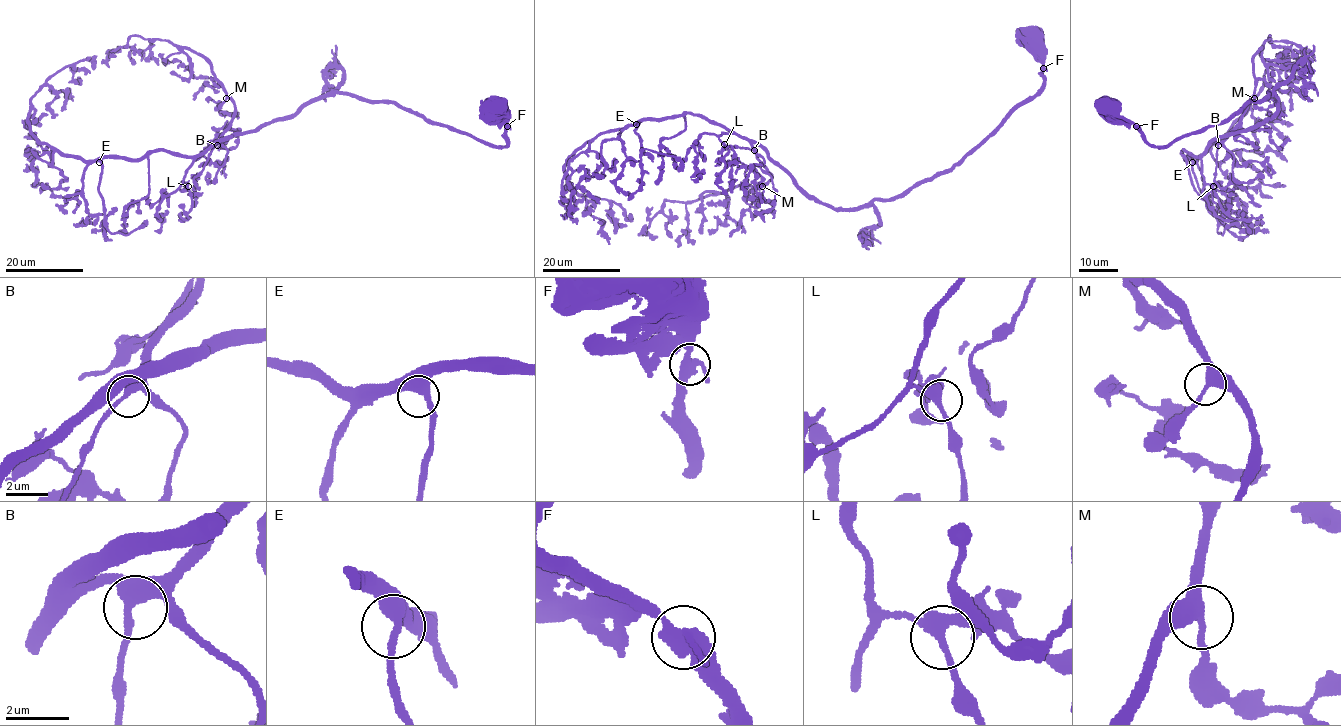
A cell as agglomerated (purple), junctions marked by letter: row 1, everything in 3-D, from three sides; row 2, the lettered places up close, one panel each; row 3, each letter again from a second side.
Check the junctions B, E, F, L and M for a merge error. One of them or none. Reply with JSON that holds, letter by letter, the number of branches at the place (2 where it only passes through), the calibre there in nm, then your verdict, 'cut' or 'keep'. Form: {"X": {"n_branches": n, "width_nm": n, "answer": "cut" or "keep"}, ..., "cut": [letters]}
{"B": {"n_branches": 3, "width_nm": 380, "answer": "keep"}, "E": {"n_branches": 3, "width_nm": 380, "answer": "keep"}, "F": {"n_branches": 3, "width_nm": 380, "answer": "keep"}, "L": {"n_branches": 3, "width_nm": 320, "answer": "keep"}, "M": {"n_branches": 3, "width_nm": 360, "answer": "keep"}, "cut": []}

